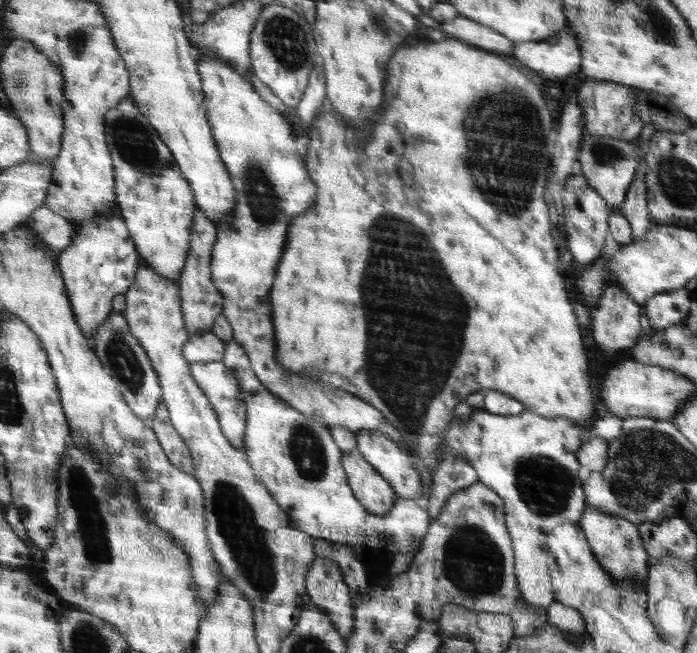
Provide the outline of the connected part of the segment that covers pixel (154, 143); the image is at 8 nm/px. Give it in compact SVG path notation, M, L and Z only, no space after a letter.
M133 98L124 99L124 102L108 113L107 140L116 162L119 206L122 207L122 214L126 217L128 227L131 228L132 236L137 242L142 260L152 265L160 275L168 277L171 281L179 281L190 250L192 221L194 211L197 210L190 184L184 178L174 153L164 144L162 137L156 132L156 127Z

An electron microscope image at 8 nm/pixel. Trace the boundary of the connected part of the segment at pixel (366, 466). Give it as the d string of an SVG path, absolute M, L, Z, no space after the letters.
M357 449L343 453L342 463L352 492L369 513L383 515L395 506L398 494Z

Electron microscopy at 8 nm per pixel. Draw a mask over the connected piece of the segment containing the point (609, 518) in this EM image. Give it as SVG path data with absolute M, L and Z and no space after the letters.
M587 507L578 523L583 528L588 544L594 550L599 563L611 573L616 584L624 584L626 579L636 579L640 587L642 583L647 583L648 549L643 544L642 533L637 524L632 524L632 521L624 517L602 512L594 507Z

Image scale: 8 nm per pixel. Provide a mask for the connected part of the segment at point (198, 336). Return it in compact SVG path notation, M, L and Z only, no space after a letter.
M211 331L190 334L183 356L188 362L208 363L221 361L226 354L227 342L222 341Z

